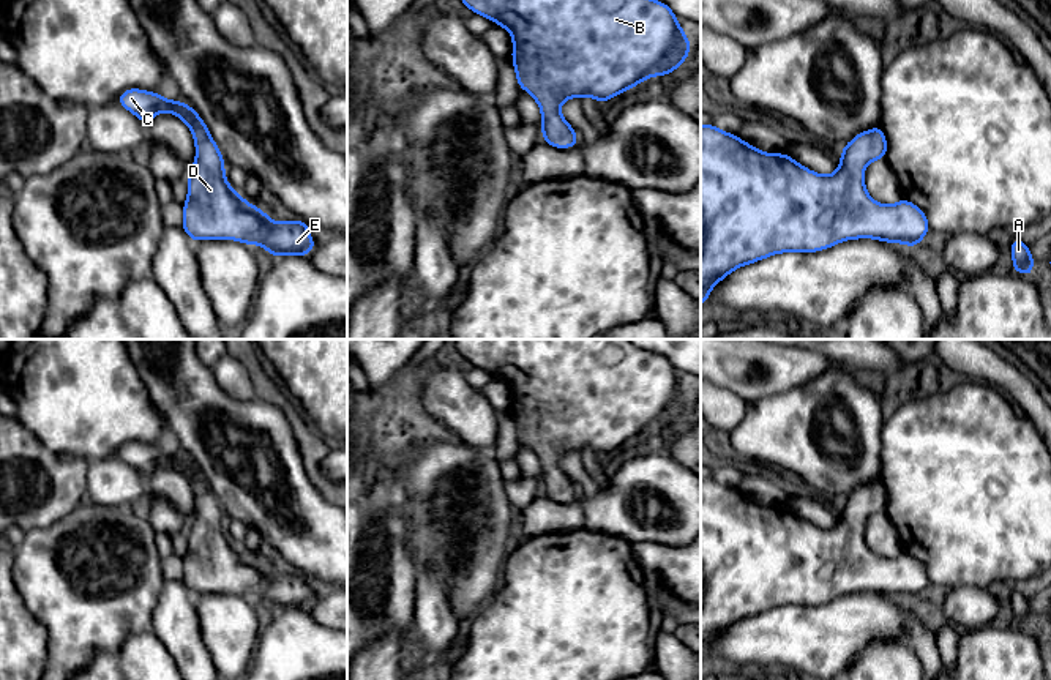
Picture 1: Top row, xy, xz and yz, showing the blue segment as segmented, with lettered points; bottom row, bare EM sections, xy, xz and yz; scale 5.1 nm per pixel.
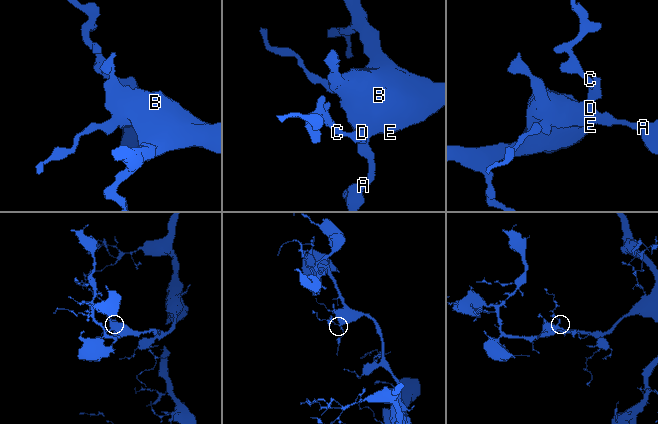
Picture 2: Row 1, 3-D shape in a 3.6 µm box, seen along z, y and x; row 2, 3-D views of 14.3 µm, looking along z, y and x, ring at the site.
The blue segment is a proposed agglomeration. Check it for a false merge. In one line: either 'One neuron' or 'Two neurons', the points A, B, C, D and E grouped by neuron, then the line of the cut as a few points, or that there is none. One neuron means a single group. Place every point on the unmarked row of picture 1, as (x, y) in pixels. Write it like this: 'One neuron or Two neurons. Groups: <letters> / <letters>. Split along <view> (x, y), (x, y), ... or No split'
One neuron. Groups: A B C D E. No split

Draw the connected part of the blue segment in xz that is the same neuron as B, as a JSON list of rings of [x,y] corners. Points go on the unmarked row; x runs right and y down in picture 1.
[[[456,339],[456,347],[472,366],[511,387],[516,435],[538,456],[541,492],[555,502],[574,502],[579,494],[560,467],[567,451],[589,448],[603,458],[652,429],[671,428],[690,410],[691,394],[685,382],[677,379],[677,368],[666,357],[644,350],[630,339]]]

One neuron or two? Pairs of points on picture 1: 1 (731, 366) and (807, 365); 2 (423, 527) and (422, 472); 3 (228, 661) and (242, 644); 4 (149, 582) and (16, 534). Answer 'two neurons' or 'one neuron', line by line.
1: one neuron
2: one neuron
3: one neuron
4: two neurons

